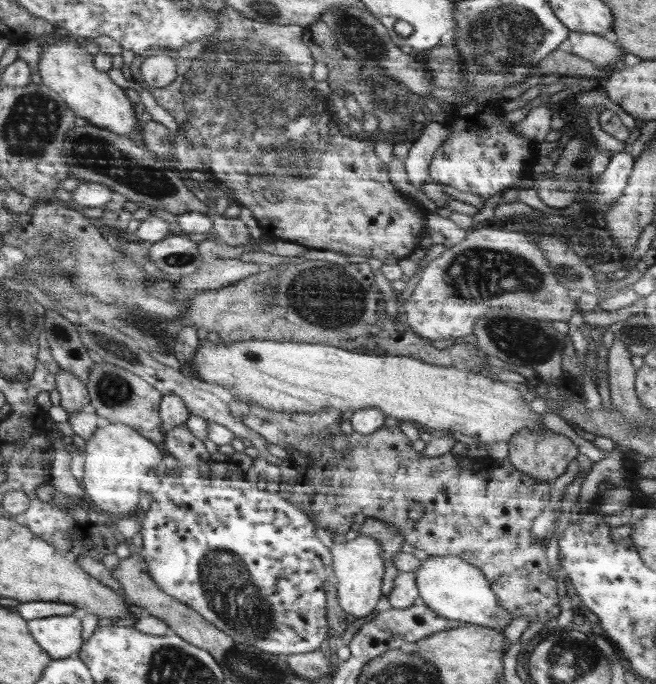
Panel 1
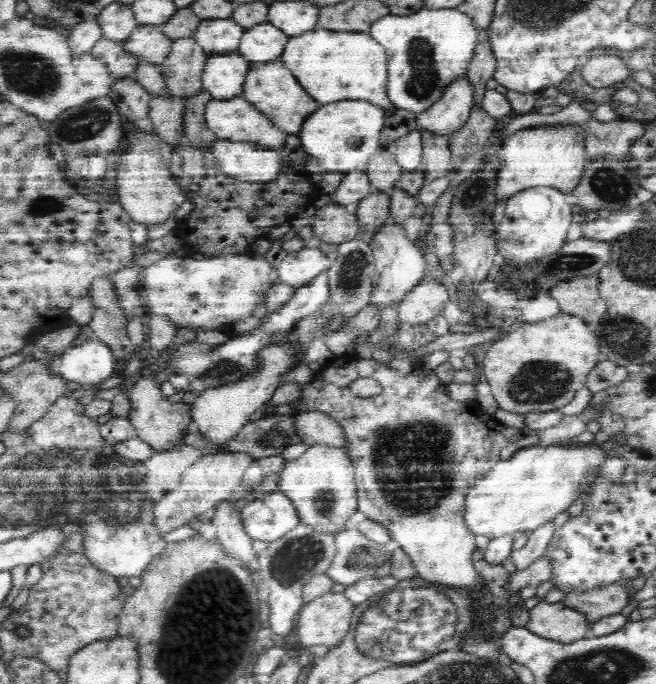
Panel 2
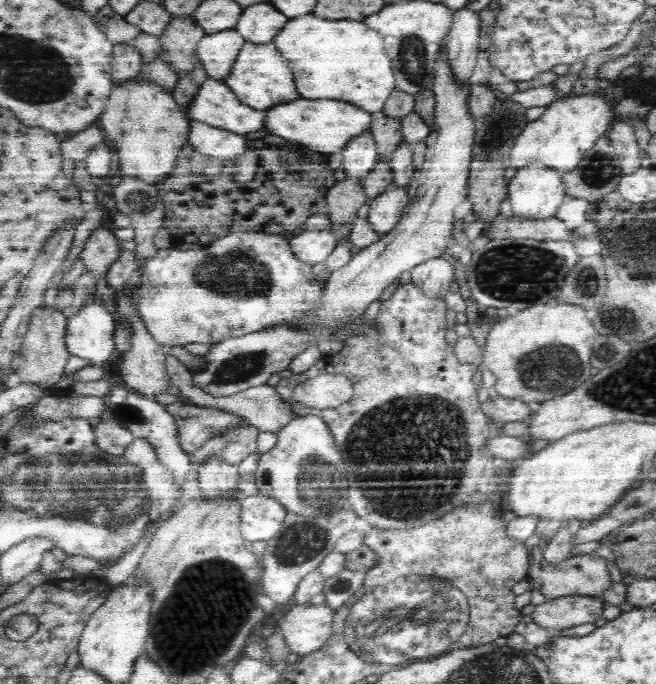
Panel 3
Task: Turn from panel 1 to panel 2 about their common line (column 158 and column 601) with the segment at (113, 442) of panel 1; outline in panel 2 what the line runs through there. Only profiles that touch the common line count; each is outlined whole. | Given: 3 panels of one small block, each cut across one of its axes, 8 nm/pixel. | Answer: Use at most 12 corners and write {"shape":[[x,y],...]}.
{"shape":[[532,445],[466,496],[475,536],[553,523],[606,460],[596,446]]}

